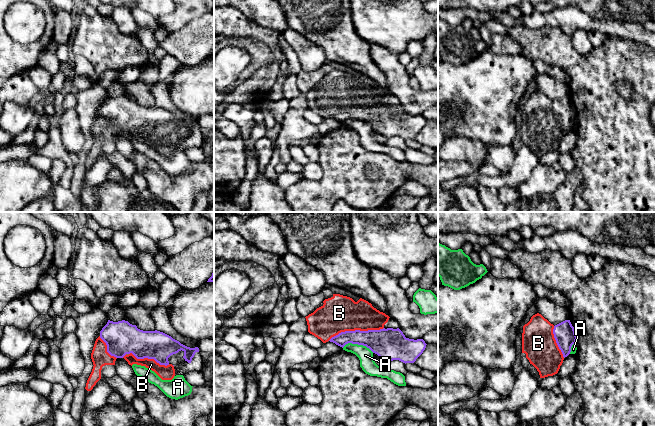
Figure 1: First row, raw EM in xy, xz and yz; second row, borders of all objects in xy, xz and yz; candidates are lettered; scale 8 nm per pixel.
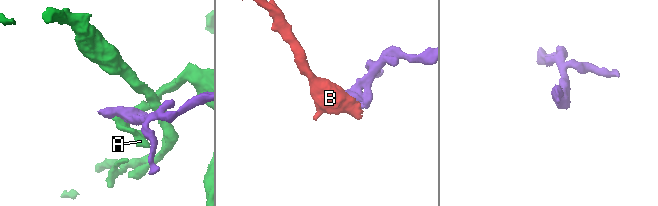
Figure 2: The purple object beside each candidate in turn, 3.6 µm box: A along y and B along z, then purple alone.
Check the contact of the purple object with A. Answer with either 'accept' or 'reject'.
reject

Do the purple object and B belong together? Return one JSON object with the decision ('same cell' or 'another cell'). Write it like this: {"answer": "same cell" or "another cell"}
{"answer": "same cell"}

